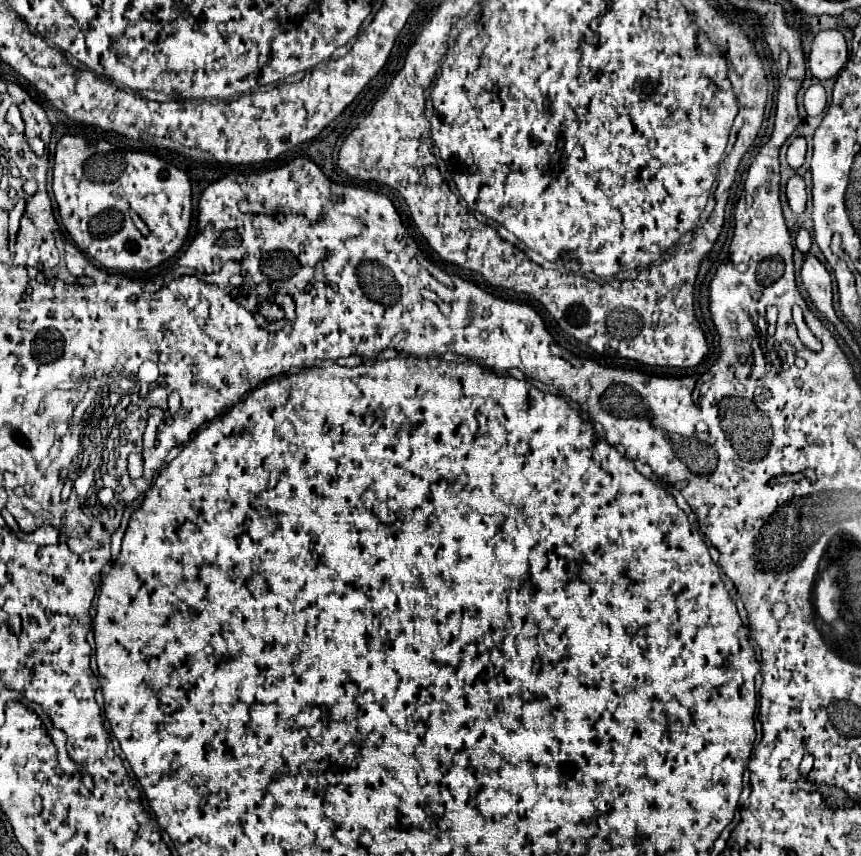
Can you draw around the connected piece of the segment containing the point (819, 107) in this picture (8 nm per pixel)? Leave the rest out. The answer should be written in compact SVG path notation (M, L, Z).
M816 83L804 94L804 108L808 116L818 116L826 108L826 90L820 83Z

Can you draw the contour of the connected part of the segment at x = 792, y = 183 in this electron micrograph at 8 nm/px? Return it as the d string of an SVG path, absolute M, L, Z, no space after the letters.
M798 172L788 180L786 196L788 196L790 208L794 212L802 212L806 208L806 184L804 184L804 178Z

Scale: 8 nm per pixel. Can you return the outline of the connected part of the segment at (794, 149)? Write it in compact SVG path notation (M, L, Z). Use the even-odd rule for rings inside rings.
M804 136L792 138L792 142L788 146L788 164L794 170L798 170L804 164L804 156L806 156L806 138Z

